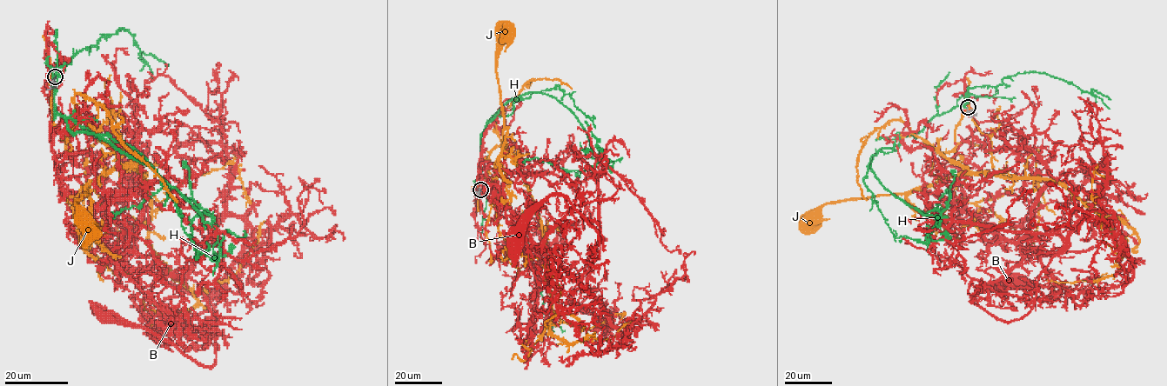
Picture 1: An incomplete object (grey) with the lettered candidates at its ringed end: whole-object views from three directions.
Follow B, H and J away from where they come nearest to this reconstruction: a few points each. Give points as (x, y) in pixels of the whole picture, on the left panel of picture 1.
B: (50, 81), (60, 188), (112, 255), (197, 282), (214, 322), (216, 362), (204, 366), (100, 313)
H: (56, 76), (54, 110), (72, 134), (107, 140), (149, 164), (204, 222), (211, 216), (161, 188), (113, 216)
J: (50, 81), (54, 125), (66, 137), (86, 123), (118, 163), (86, 188), (77, 202), (89, 229)

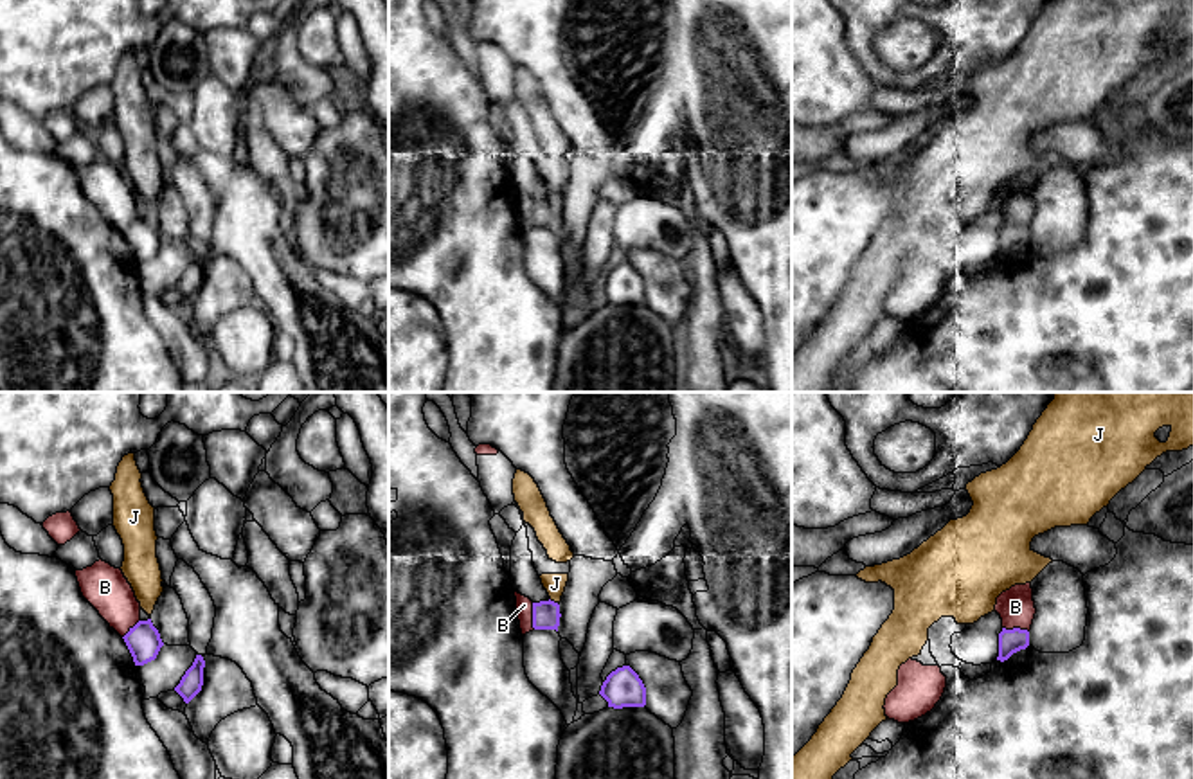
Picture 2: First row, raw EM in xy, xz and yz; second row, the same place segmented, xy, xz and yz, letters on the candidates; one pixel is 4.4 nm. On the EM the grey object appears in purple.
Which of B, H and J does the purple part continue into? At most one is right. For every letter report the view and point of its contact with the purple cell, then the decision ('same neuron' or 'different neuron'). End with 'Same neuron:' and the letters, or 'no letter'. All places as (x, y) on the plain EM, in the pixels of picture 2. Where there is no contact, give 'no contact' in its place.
B: xz (533, 213) | different neuron
H: no contact | same neuron
J: xz (553, 198) | different neuron
Same neuron: H

